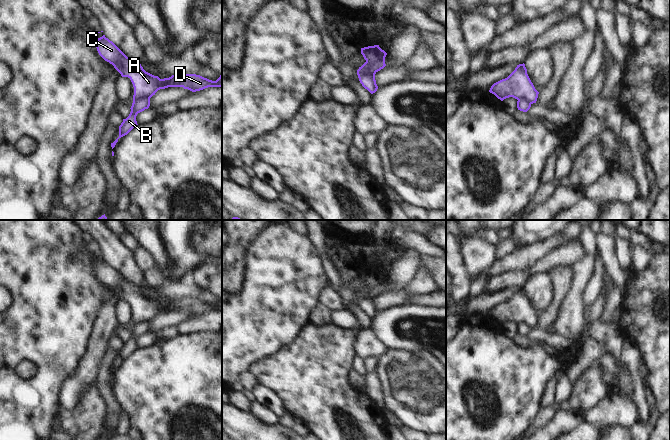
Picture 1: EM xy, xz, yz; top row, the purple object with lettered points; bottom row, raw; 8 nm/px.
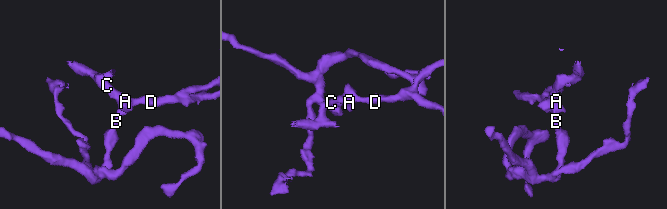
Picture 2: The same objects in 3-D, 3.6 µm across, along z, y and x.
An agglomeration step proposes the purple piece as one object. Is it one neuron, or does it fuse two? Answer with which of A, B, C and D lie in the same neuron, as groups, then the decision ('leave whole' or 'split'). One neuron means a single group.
A C D / B | split

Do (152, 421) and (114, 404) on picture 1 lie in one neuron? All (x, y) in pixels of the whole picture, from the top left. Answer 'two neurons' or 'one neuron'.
two neurons

